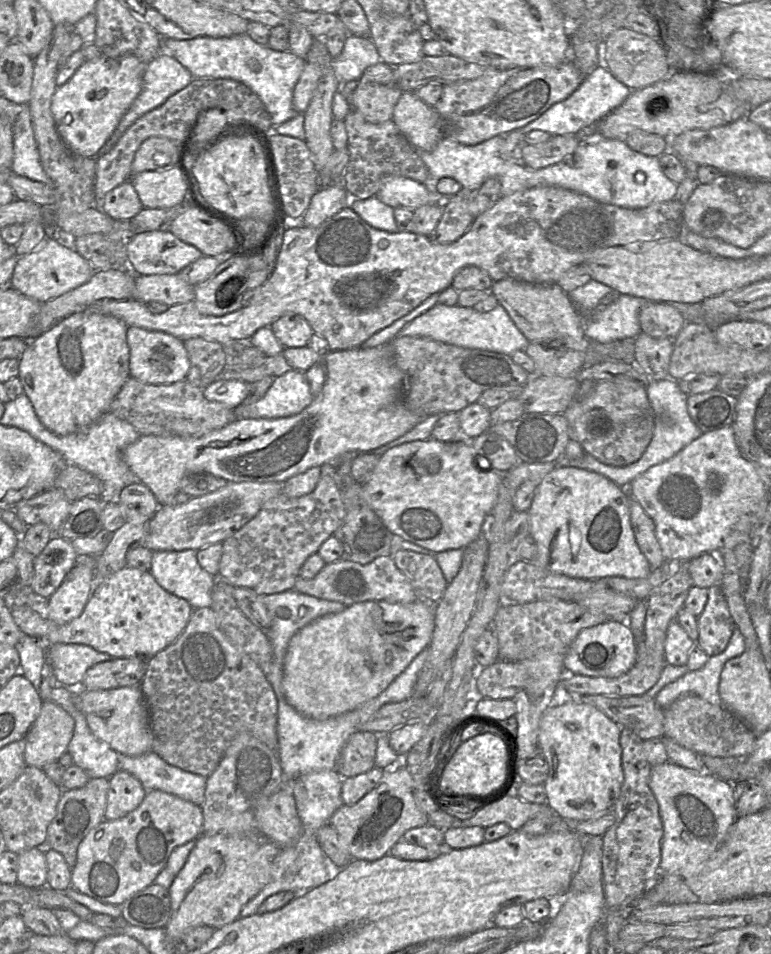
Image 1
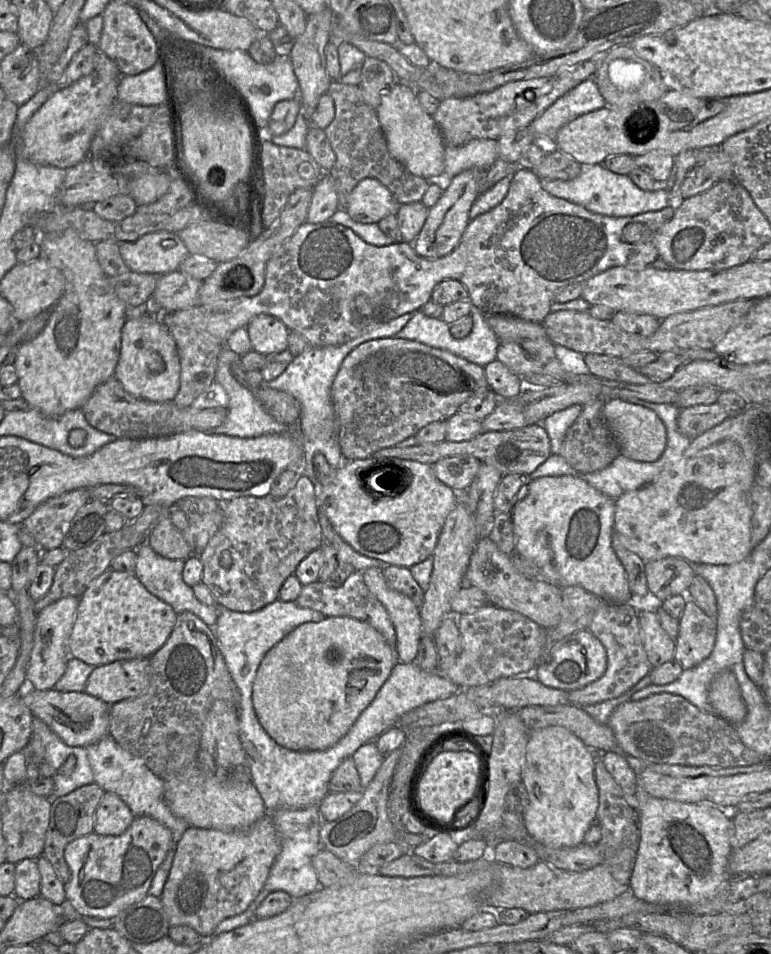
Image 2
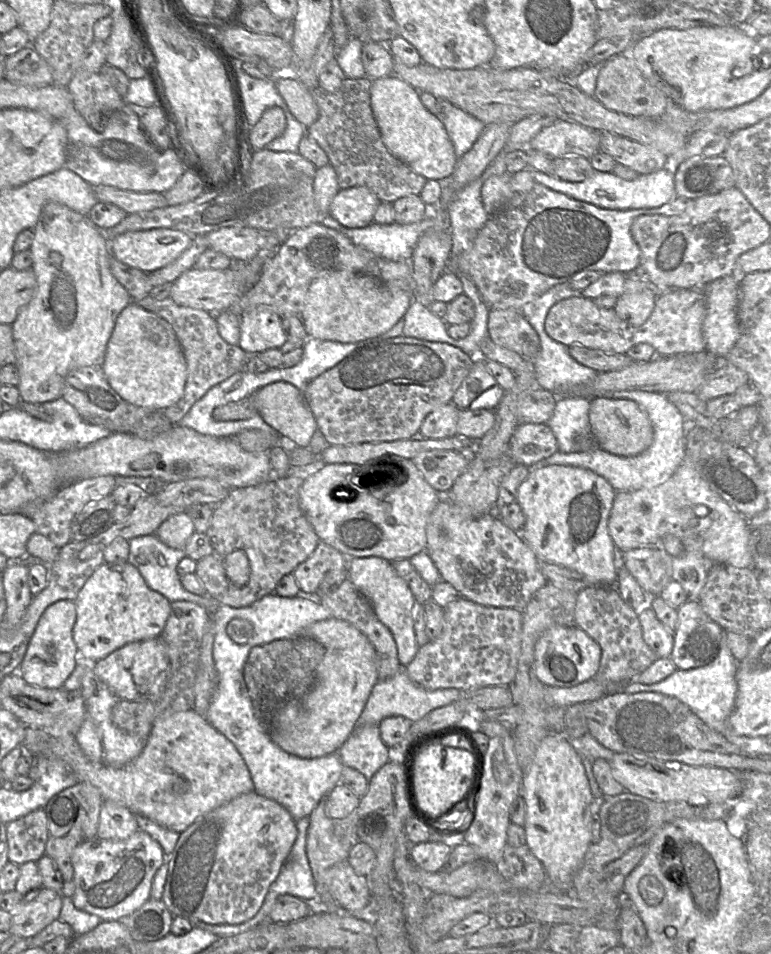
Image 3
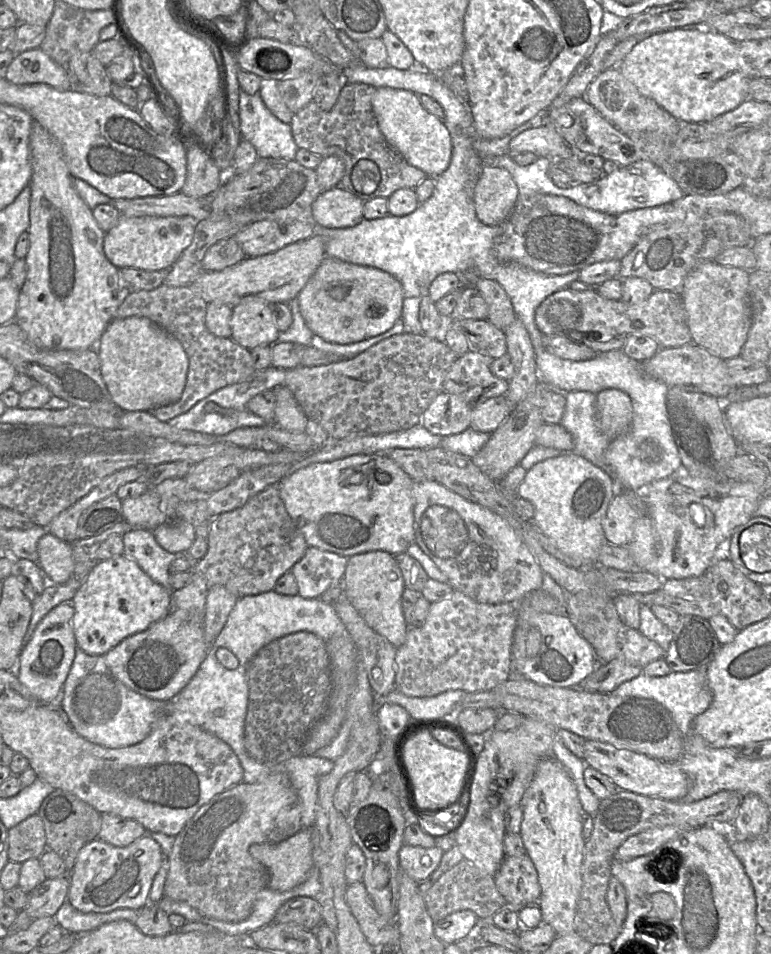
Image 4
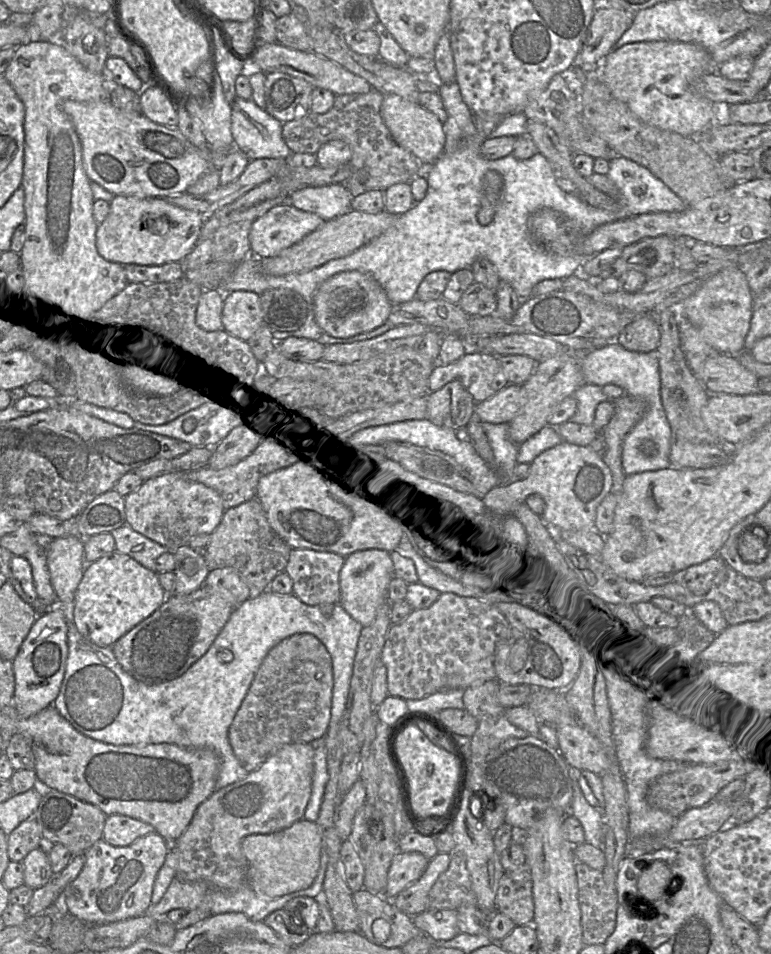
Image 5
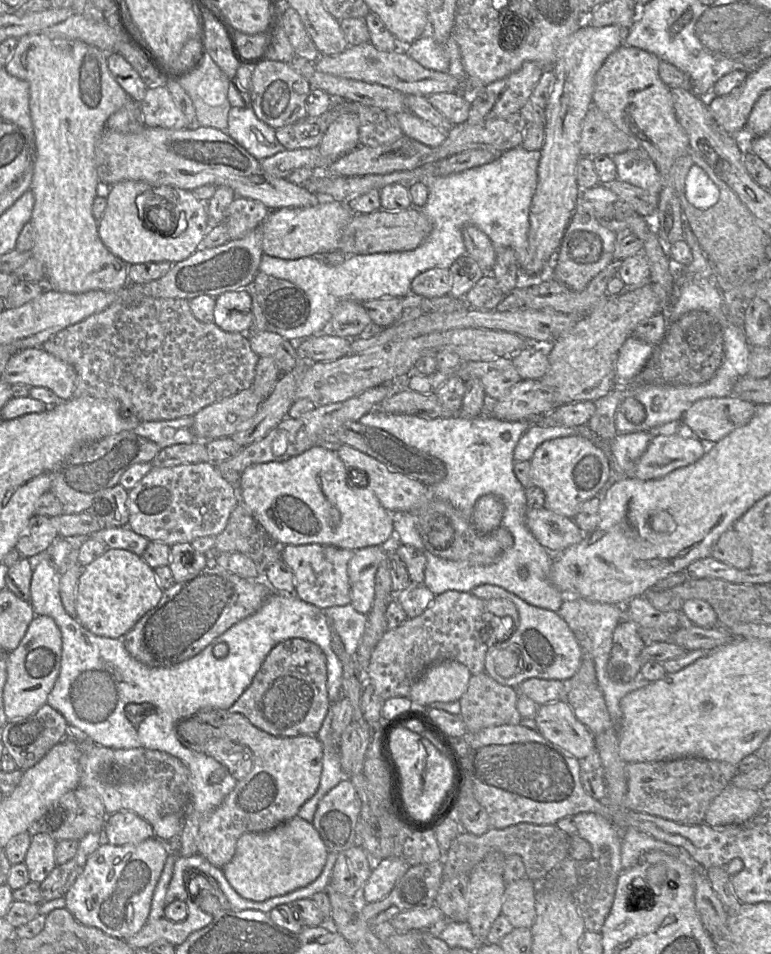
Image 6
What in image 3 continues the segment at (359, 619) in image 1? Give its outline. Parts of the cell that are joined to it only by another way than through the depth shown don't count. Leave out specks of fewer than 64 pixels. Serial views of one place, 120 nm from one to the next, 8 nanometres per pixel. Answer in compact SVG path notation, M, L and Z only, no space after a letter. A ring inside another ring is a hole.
M335 617L309 625L299 636L317 640L324 646L325 654L317 666L311 690L300 699L288 701L279 710L268 734L277 746L289 754L300 758L319 758L337 752L356 729L371 691L379 681L376 652L370 640L358 628Z

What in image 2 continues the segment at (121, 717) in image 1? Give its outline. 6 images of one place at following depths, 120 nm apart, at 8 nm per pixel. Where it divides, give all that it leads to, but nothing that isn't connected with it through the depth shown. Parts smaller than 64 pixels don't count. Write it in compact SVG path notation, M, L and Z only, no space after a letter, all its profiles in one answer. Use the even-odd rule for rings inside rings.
M28 685L19 694L34 718L42 720L68 746L88 746L109 735L110 704L86 692L36 690Z

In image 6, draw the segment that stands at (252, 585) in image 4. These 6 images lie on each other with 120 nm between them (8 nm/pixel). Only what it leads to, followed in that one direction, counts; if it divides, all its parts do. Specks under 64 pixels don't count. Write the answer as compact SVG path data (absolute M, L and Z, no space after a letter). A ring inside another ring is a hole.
M243 503L234 508L225 529L215 540L214 547L219 553L239 552L249 557L258 575L264 575L271 564L282 559L282 546L269 536Z

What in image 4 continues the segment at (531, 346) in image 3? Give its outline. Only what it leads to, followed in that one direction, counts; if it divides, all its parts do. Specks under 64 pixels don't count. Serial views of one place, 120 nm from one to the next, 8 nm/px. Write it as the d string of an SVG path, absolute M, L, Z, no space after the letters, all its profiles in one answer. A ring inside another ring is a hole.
M480 276L476 287L488 306L488 317L494 326L505 331L518 317L504 288L494 279Z

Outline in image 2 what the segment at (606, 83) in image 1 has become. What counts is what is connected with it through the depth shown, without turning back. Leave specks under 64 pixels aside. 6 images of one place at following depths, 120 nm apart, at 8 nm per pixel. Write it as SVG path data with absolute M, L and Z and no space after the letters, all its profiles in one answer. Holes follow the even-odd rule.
M593 78L582 81L558 98L549 109L532 122L536 139L555 137L556 132L575 118L591 113L606 105Z

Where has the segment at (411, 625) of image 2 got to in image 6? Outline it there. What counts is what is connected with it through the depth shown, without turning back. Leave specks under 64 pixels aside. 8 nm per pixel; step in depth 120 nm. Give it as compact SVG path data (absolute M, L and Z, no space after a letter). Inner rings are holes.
M369 546L355 550L348 565L351 604L367 615L375 598L375 577L379 565L390 558L389 546Z

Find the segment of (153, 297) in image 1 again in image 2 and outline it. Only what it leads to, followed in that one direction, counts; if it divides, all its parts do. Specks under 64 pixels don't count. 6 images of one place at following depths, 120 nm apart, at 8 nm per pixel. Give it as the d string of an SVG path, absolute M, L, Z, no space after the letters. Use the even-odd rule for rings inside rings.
M180 269L159 276L153 296L164 312L173 312L199 305L199 281Z

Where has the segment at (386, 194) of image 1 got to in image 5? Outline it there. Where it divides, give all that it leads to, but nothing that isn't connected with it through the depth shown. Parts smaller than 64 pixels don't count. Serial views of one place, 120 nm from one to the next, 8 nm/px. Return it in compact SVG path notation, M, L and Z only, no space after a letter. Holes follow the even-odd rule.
M343 184L305 187L291 191L287 196L287 202L293 207L316 214L325 222L351 211L352 199Z

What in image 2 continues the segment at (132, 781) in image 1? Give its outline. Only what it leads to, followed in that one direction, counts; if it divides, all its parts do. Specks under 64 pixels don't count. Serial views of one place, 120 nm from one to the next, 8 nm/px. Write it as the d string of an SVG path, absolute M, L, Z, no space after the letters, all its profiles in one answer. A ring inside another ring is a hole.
M105 792L95 813L94 832L99 835L121 835L135 815L115 793Z

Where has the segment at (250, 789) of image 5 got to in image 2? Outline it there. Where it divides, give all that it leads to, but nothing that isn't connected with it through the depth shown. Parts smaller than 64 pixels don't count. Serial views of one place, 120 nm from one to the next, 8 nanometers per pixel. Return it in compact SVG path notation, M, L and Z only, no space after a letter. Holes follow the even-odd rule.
M268 816L245 829L235 831L189 827L174 847L168 879L160 896L169 925L187 925L202 937L212 937L213 930L221 921L243 913L256 899L281 850L280 836Z

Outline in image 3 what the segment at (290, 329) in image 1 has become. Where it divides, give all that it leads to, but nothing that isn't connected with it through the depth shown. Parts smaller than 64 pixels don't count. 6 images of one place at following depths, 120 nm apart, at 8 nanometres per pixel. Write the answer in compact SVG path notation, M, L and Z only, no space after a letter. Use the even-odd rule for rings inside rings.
M255 308L240 314L240 337L238 346L247 354L257 355L269 349L280 349L286 342L281 317L271 309Z

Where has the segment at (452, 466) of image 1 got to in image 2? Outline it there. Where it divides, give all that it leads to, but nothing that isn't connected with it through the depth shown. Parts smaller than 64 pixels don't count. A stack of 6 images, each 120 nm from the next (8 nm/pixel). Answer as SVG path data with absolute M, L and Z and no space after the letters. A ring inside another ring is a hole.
M398 458L345 460L331 483L318 486L318 506L335 532L356 552L380 560L386 565L410 568L432 556L444 522L456 506L457 492L464 491L455 491L438 480L431 464ZM372 467L372 476L369 475L364 482L364 471ZM383 475L394 475L395 482L389 484L388 477Z

